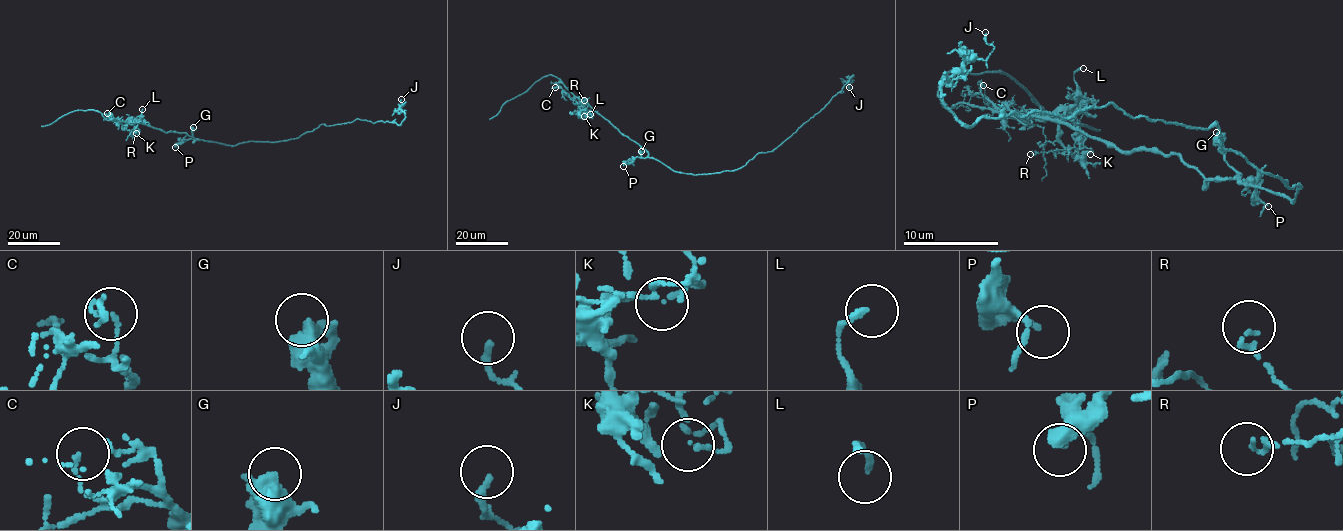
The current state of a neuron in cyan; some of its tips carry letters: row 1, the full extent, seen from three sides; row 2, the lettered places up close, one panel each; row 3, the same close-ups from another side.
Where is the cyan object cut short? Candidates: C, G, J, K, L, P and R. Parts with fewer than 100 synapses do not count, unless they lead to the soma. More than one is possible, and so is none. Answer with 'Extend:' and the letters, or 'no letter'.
Extend: no letter

